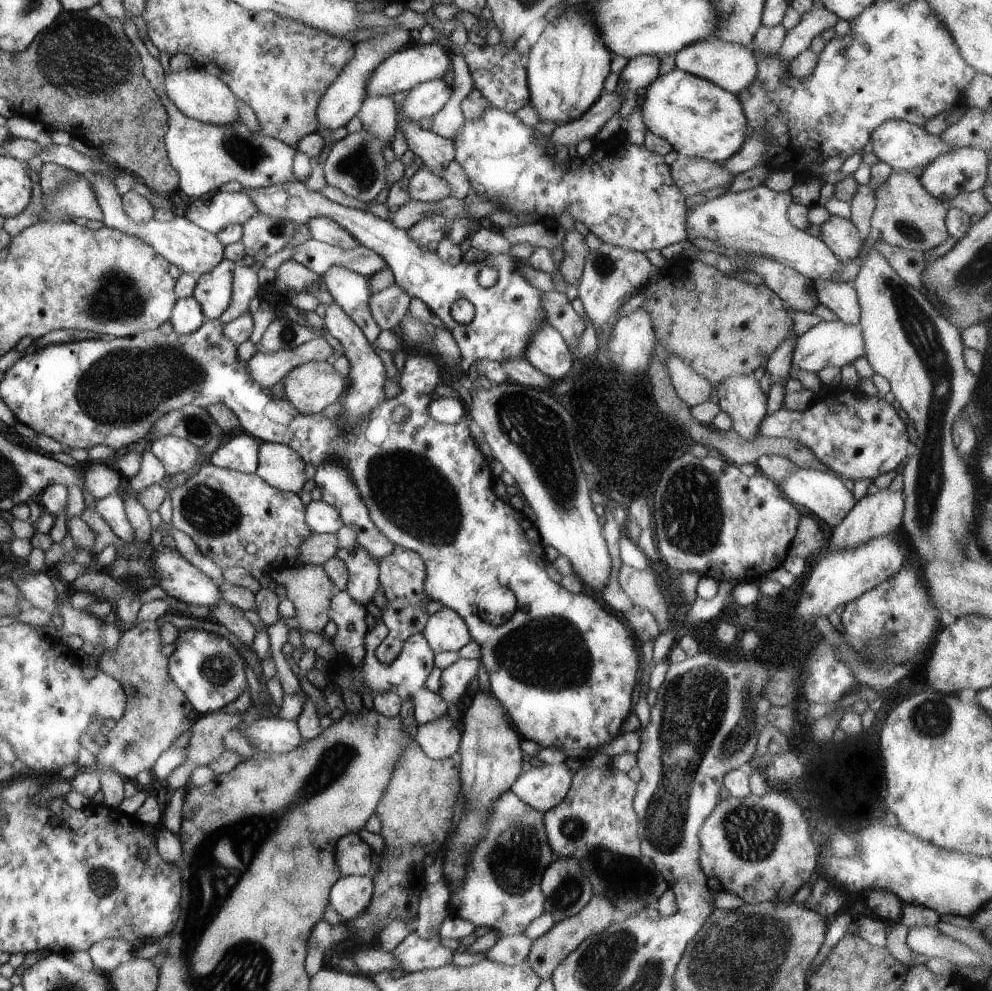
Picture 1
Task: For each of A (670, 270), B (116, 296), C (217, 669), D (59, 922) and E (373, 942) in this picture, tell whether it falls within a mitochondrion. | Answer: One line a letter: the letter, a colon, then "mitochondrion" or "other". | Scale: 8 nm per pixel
A: other
B: mitochondrion
C: mitochondrion
D: other
E: other

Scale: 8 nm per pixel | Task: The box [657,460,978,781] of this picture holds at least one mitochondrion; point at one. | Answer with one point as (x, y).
(932, 719)

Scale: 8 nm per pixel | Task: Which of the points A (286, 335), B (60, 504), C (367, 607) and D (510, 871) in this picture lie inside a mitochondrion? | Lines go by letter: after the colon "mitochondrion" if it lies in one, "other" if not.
A: mitochondrion
B: other
C: other
D: mitochondrion

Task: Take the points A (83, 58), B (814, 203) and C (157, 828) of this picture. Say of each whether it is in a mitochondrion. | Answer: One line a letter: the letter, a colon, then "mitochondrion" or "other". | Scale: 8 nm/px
A: mitochondrion
B: other
C: other

